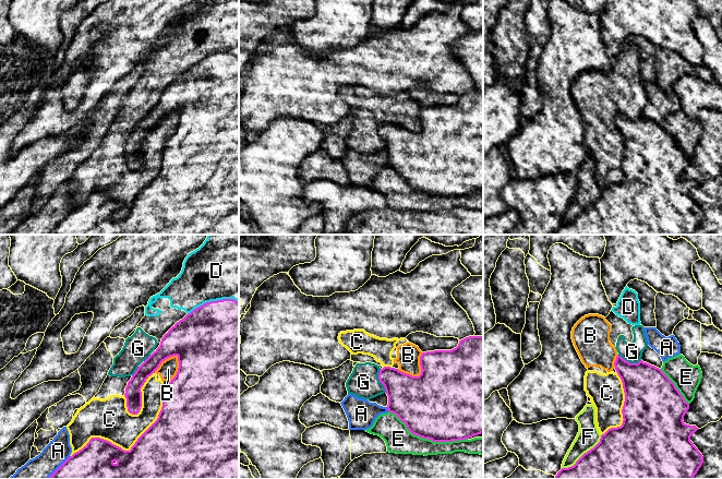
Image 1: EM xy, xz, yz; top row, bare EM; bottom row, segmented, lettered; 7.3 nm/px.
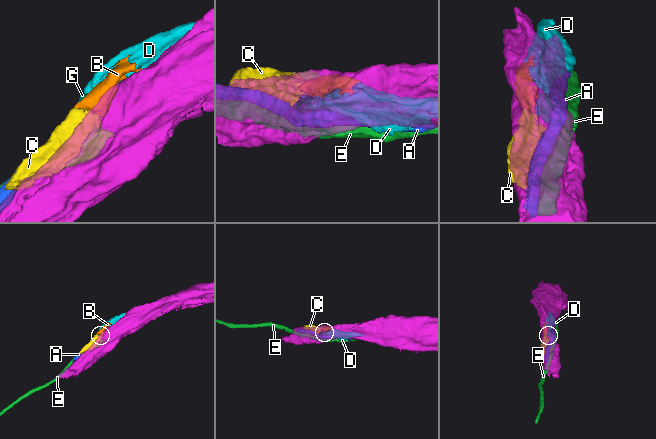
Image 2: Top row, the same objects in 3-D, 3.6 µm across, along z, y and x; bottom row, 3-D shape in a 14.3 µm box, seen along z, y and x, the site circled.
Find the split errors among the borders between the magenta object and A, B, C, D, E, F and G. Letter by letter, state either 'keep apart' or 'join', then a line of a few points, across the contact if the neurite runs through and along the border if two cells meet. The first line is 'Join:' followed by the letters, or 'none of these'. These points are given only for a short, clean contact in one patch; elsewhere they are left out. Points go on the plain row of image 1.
Join: none of these
A: keep apart
B: keep apart
C: keep apart
D: keep apart
E: keep apart
F: keep apart
G: keep apart; line xz (380, 124), (378, 136), (386, 147)

